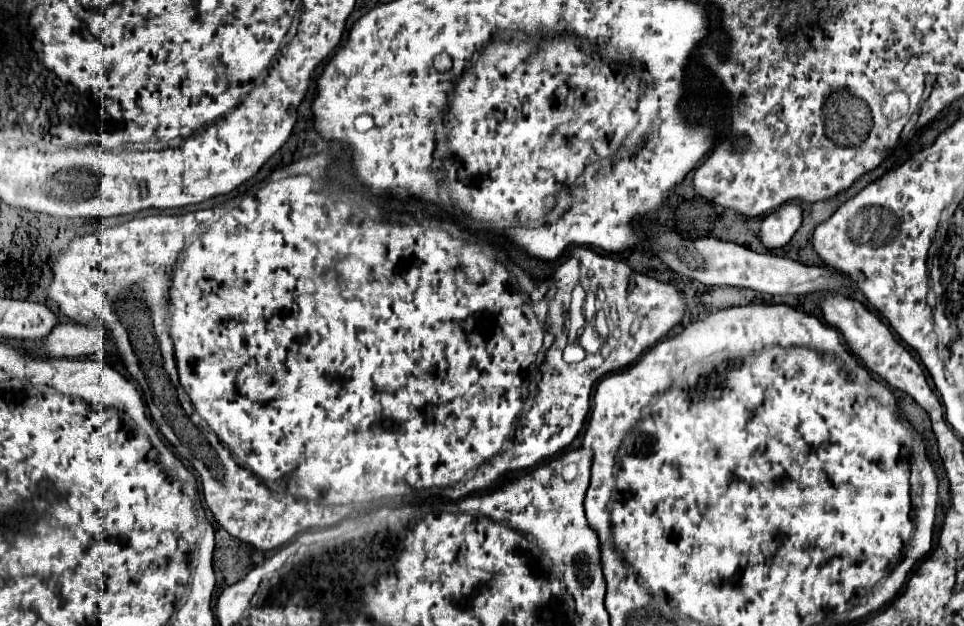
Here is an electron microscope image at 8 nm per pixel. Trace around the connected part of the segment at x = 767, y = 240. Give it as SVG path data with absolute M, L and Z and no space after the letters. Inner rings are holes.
M786 203L772 211L760 227L760 239L768 249L784 247L792 235L798 231L802 223L802 207L800 203Z

